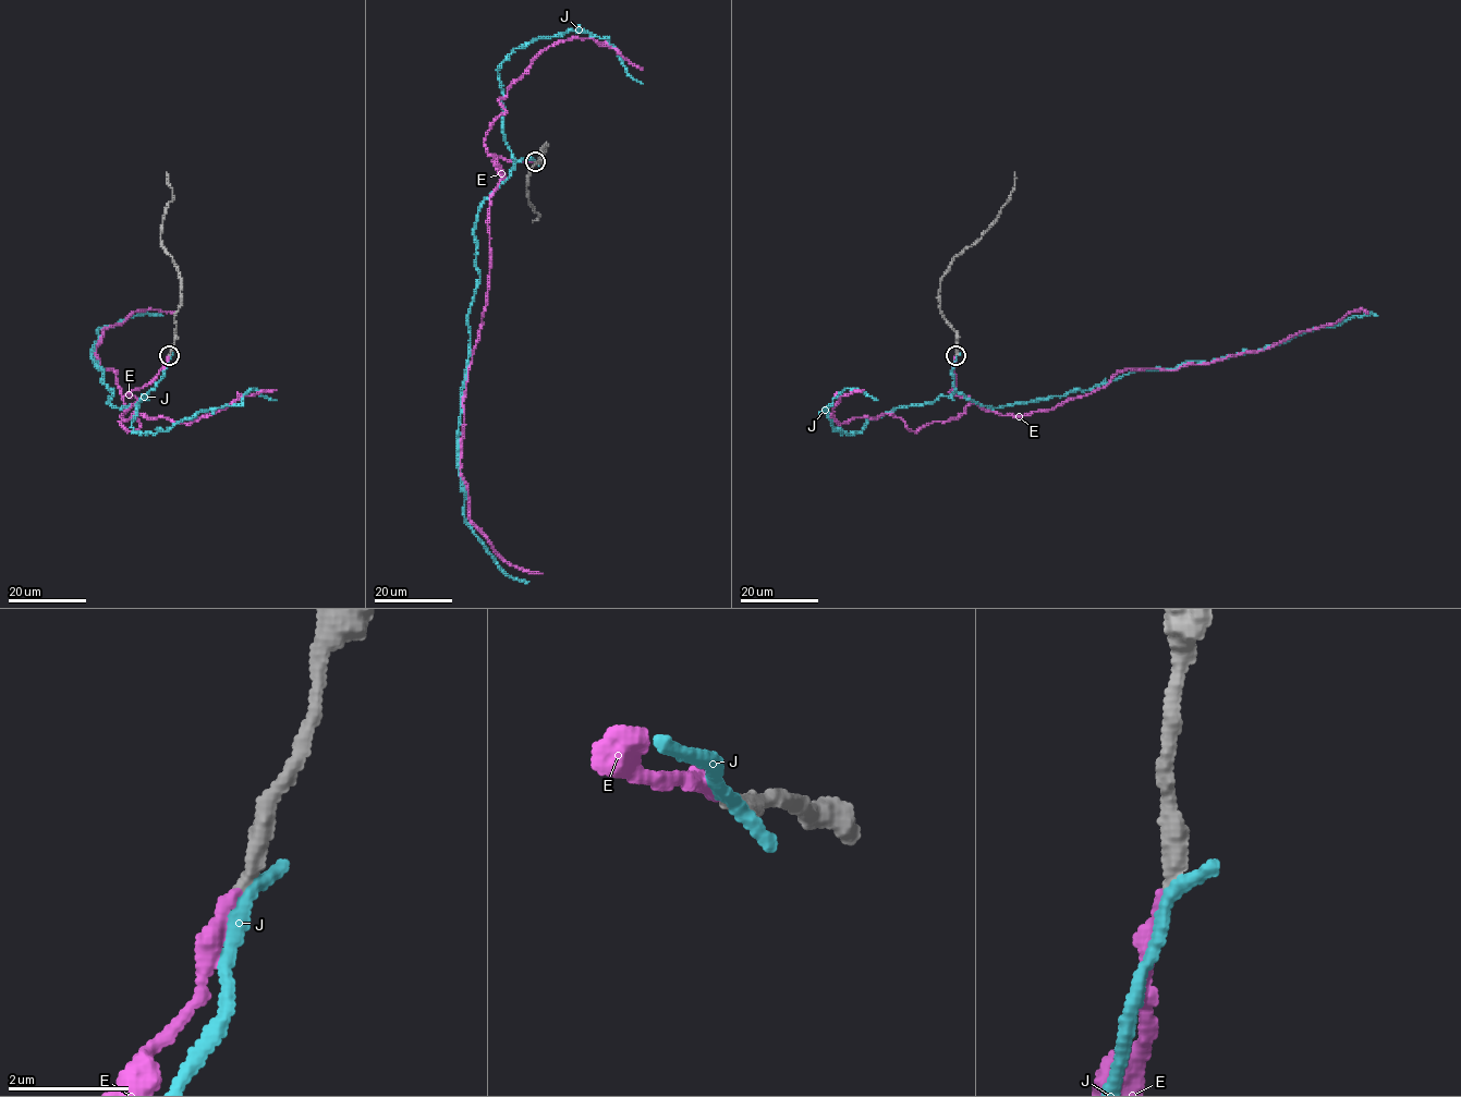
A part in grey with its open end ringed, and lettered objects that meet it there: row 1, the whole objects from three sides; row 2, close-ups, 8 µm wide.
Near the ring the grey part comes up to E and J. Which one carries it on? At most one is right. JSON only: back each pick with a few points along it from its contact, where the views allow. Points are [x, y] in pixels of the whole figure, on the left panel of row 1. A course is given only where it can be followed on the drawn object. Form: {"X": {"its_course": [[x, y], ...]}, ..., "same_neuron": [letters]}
{"E": {"its_course": [[170, 355], [126, 393], [137, 401], [121, 416], [114, 372], [96, 364], [105, 329], [135, 311], [175, 312]]}, "same_neuron": ["E"]}

